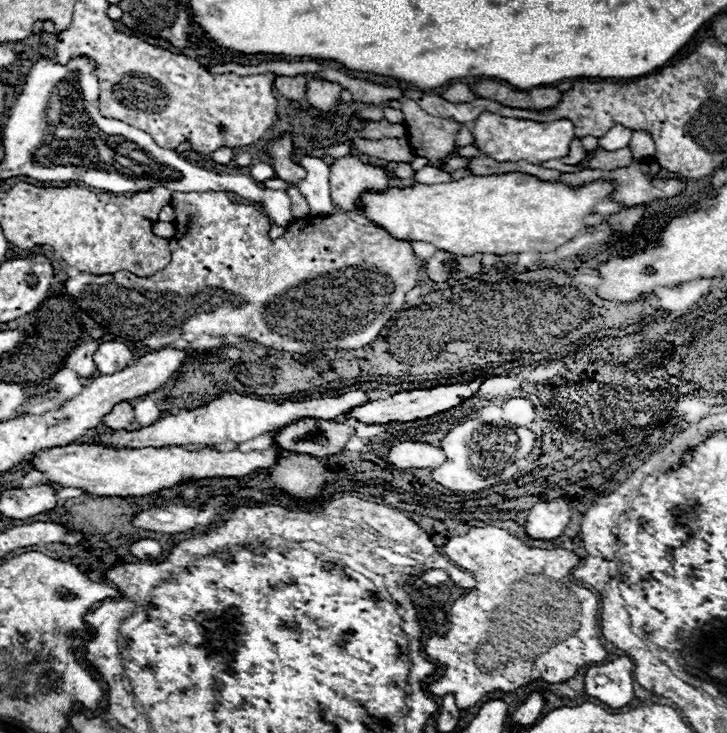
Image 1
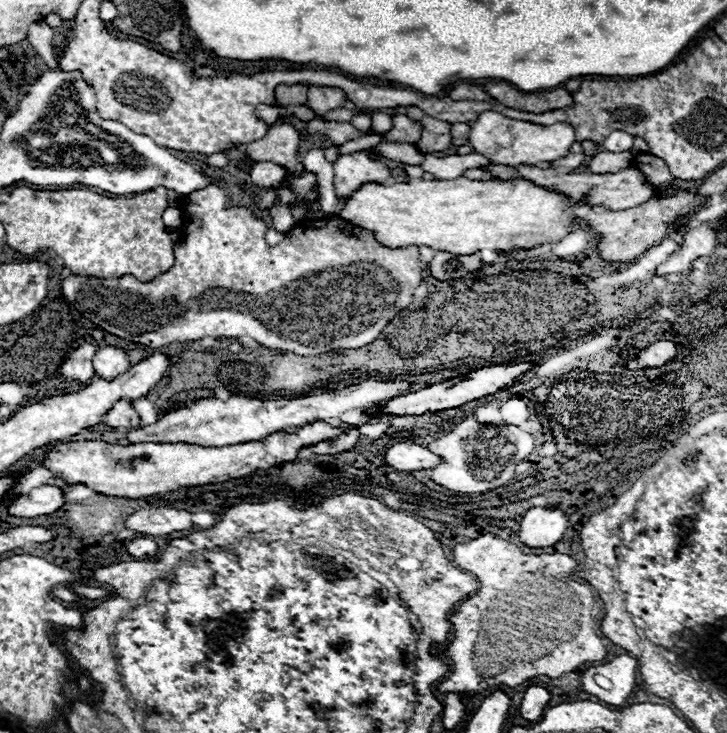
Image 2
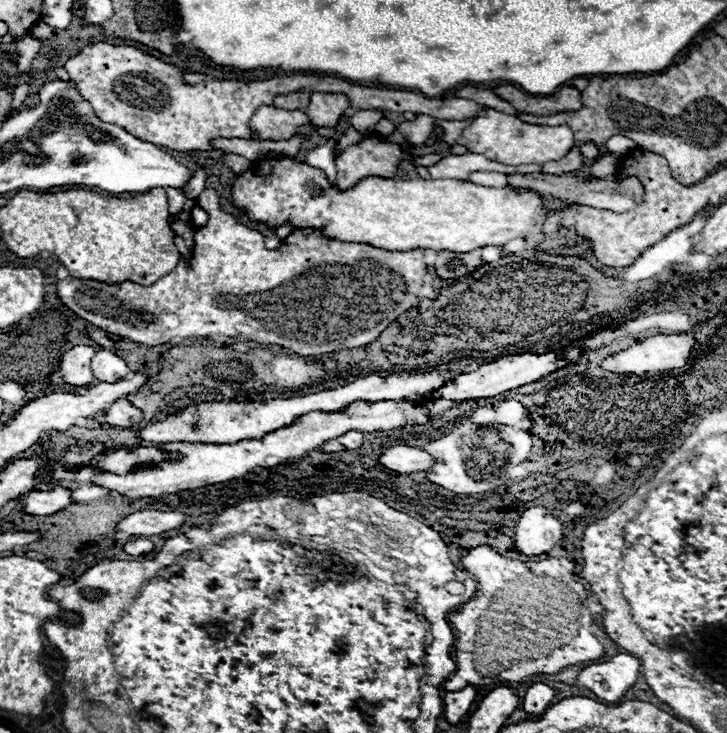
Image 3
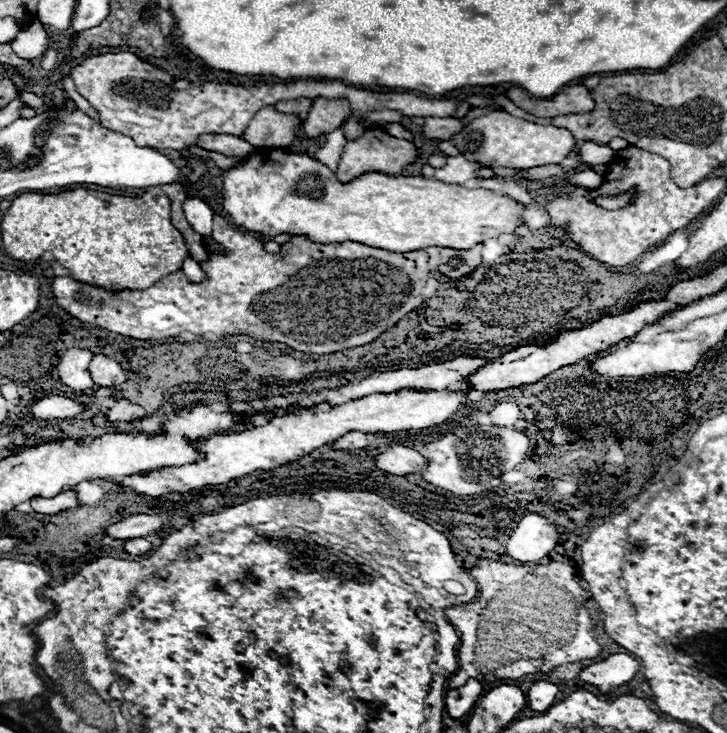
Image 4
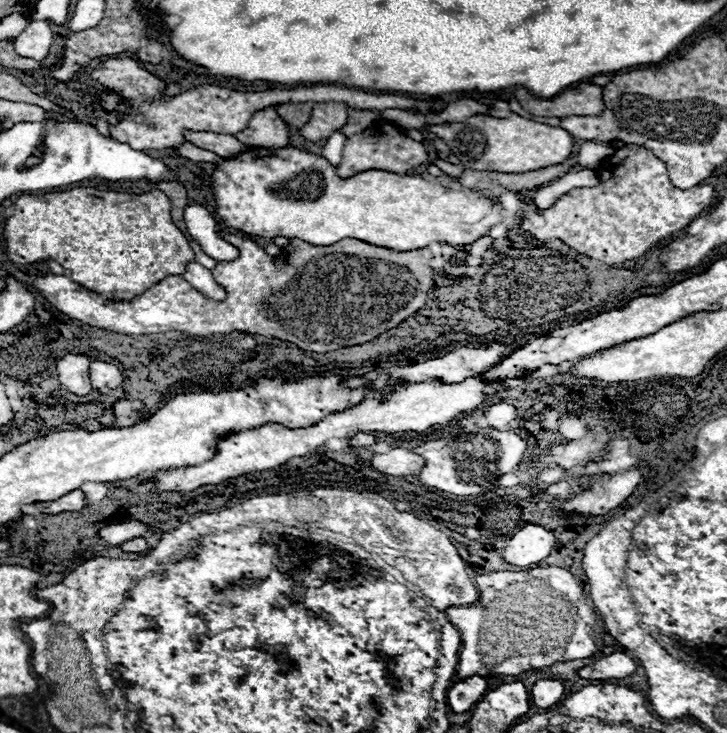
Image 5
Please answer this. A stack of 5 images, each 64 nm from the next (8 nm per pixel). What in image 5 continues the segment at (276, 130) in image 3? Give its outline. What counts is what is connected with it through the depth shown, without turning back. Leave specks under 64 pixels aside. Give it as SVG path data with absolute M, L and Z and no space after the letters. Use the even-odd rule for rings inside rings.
M274 106L258 110L252 114L248 128L236 134L236 138L248 146L262 146L262 148L284 148L288 146L288 126L278 116Z

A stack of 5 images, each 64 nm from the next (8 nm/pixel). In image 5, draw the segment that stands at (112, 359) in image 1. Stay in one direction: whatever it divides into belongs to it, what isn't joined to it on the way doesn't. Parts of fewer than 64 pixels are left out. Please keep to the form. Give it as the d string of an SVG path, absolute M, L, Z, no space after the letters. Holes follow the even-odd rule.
M92 360L90 364L90 378L92 378L92 388L94 390L104 390L104 388L118 388L124 382L124 376L118 366L102 360Z

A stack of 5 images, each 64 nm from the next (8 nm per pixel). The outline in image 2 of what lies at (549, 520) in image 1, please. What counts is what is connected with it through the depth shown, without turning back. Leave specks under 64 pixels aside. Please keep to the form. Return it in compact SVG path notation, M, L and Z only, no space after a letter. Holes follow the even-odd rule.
M558 506L530 508L520 522L520 540L530 548L554 546L562 540L568 516Z

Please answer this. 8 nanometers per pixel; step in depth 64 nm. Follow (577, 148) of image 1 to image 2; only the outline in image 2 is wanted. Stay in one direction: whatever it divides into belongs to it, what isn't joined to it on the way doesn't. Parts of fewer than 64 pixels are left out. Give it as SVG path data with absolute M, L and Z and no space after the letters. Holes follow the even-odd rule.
M574 142L572 148L570 148L570 152L568 152L568 156L556 160L554 166L556 166L556 168L560 168L560 166L562 166L562 168L576 168L576 166L582 164L582 160L584 160L582 146L580 146L580 142Z

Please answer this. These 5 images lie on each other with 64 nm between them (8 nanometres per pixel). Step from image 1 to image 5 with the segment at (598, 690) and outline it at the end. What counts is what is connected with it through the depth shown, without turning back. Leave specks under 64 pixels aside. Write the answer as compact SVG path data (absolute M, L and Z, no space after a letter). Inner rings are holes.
M622 652L604 656L594 664L584 666L578 676L586 680L620 680L636 672L636 662Z

